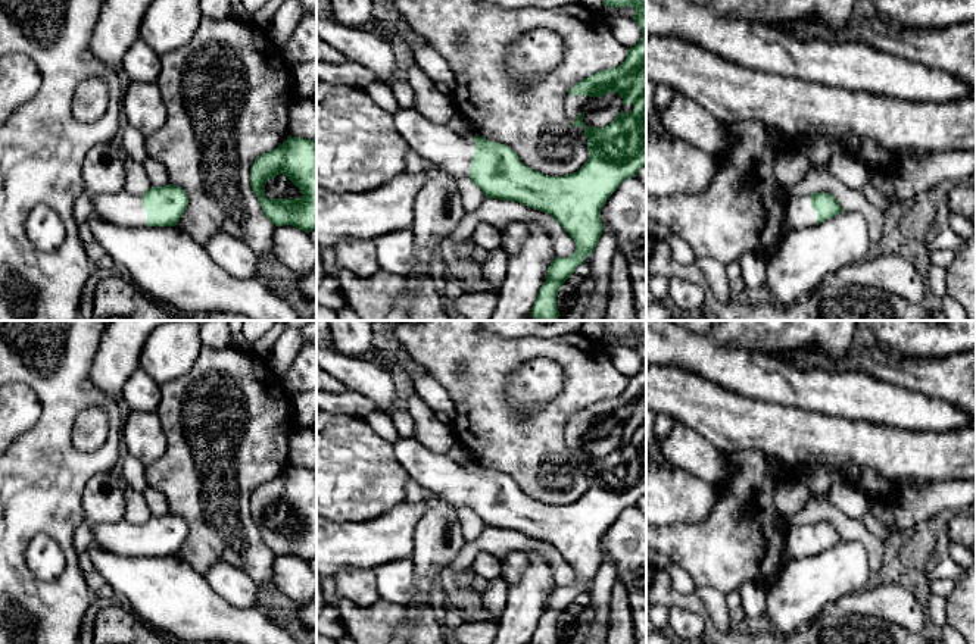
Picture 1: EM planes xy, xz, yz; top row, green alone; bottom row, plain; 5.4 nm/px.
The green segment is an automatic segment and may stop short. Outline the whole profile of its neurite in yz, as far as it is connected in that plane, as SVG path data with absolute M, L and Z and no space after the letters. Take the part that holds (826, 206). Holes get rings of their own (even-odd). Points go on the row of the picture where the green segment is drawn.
M813 193L788 198L786 212L792 229L807 229L844 210L832 194Z

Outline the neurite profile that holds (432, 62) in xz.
M428 44L414 46L412 49L415 65L424 71L439 93L450 97L456 79L448 60Z

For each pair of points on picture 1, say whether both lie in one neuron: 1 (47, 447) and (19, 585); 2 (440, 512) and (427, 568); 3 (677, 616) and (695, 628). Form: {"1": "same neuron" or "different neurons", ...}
{"1": "same neuron", "2": "same neuron", "3": "same neuron"}

